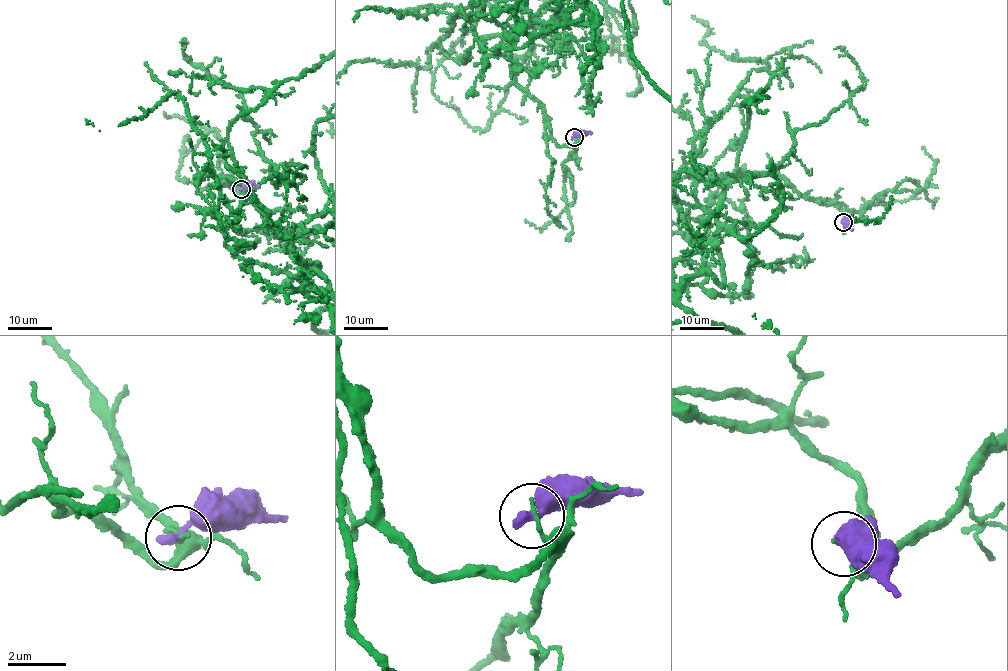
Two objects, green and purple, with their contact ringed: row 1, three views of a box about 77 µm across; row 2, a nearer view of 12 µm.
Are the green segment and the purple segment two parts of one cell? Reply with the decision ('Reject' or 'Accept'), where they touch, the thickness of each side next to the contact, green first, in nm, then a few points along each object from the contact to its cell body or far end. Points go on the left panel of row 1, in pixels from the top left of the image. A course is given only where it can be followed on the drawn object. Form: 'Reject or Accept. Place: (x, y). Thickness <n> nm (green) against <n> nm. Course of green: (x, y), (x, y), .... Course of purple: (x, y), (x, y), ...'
Reject. Place: (241, 189). Thickness 140 nm (green) against 320 nm. Course of green: (241, 189), (222, 185), (233, 184), (226, 177), (245, 182), (229, 141), (233, 119). Course of purple: (241, 189), (258, 185)

